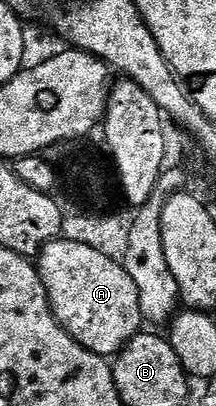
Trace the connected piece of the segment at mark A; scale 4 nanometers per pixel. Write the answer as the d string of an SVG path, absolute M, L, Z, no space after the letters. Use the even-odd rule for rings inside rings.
M59 239L49 241L36 257L38 273L46 288L54 317L62 327L72 335L85 349L96 355L110 359L122 350L137 335L144 325L140 311L140 295L136 283L128 275L122 264L108 255L100 255L100 251L92 251L92 247L84 247L84 243Z

